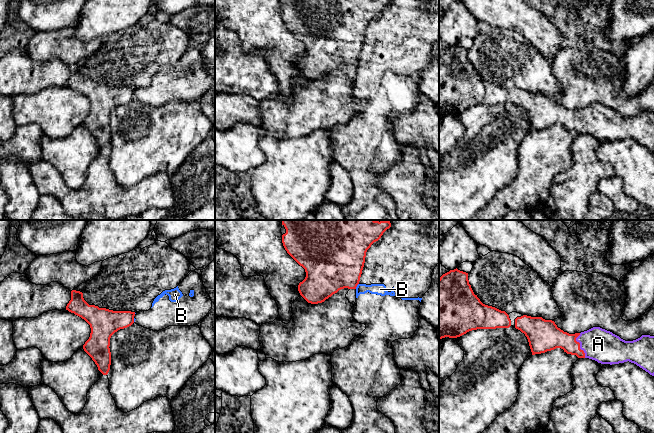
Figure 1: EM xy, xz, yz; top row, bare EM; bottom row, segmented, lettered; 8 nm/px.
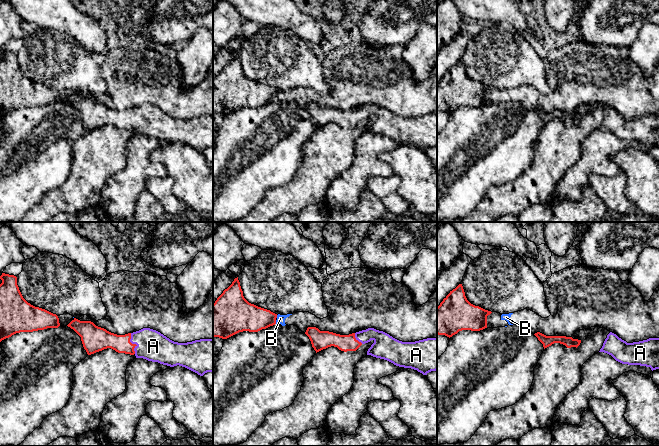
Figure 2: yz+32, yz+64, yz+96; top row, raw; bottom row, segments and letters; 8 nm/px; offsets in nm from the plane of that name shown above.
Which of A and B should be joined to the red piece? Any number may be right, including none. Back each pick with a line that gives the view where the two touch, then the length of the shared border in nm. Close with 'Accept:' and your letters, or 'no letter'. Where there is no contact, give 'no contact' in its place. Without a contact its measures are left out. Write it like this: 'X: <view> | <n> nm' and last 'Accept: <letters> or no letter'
A: yz | 200 nm
Accept: A

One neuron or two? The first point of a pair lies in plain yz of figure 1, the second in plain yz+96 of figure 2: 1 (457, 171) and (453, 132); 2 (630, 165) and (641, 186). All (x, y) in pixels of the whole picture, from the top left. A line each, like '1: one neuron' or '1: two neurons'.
1: one neuron
2: one neuron

